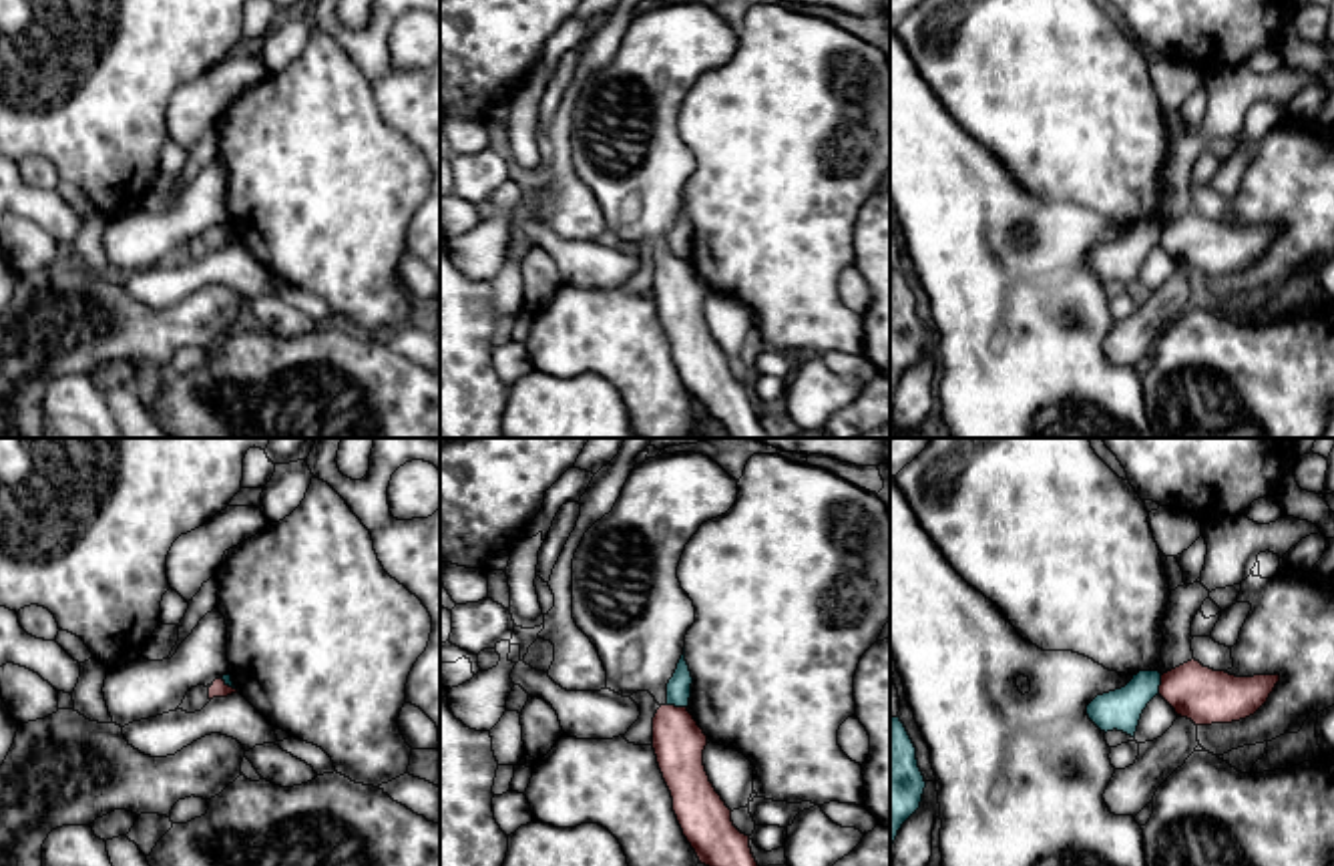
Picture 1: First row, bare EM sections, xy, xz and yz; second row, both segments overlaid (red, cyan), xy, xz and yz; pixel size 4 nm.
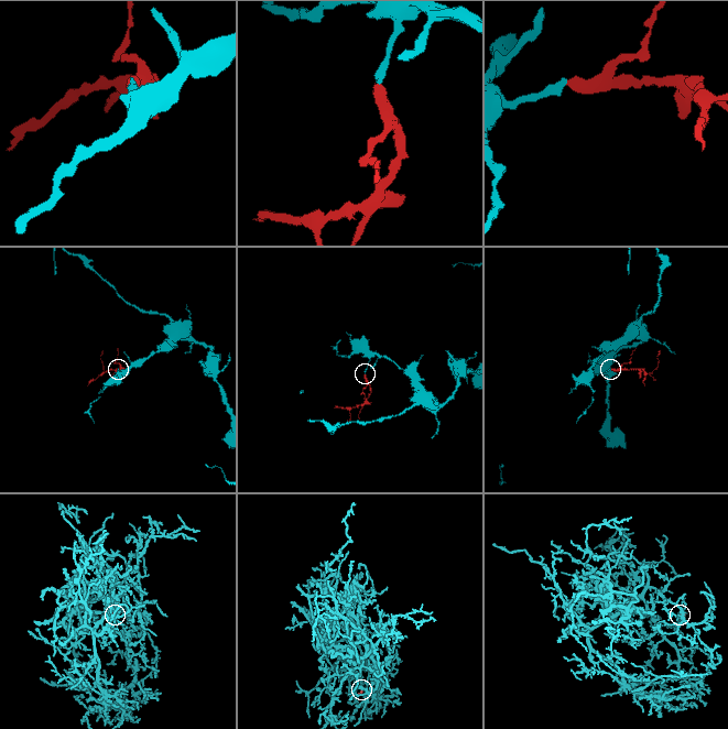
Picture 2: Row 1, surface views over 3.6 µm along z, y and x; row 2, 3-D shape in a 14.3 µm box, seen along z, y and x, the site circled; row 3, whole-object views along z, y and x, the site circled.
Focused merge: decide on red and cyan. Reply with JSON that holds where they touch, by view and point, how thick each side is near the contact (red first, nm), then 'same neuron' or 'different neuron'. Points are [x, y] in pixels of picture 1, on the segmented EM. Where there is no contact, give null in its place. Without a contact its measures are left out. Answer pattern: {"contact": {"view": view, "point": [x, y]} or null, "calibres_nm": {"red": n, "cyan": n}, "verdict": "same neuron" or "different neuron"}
{"contact": {"view": "xz", "point": [674, 706]}, "calibres_nm": {"red": 200, "cyan": 100}, "verdict": "different neuron"}

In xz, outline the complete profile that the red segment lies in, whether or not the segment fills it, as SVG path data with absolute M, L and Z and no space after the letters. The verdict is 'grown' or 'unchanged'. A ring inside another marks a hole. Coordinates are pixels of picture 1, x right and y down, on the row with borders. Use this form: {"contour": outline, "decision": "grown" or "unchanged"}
{"contour": "M661 705L653 717L653 749L673 798L683 836L705 866L757 866L749 836L731 822L731 810L703 766L707 735L687 707Z", "decision": "unchanged"}

